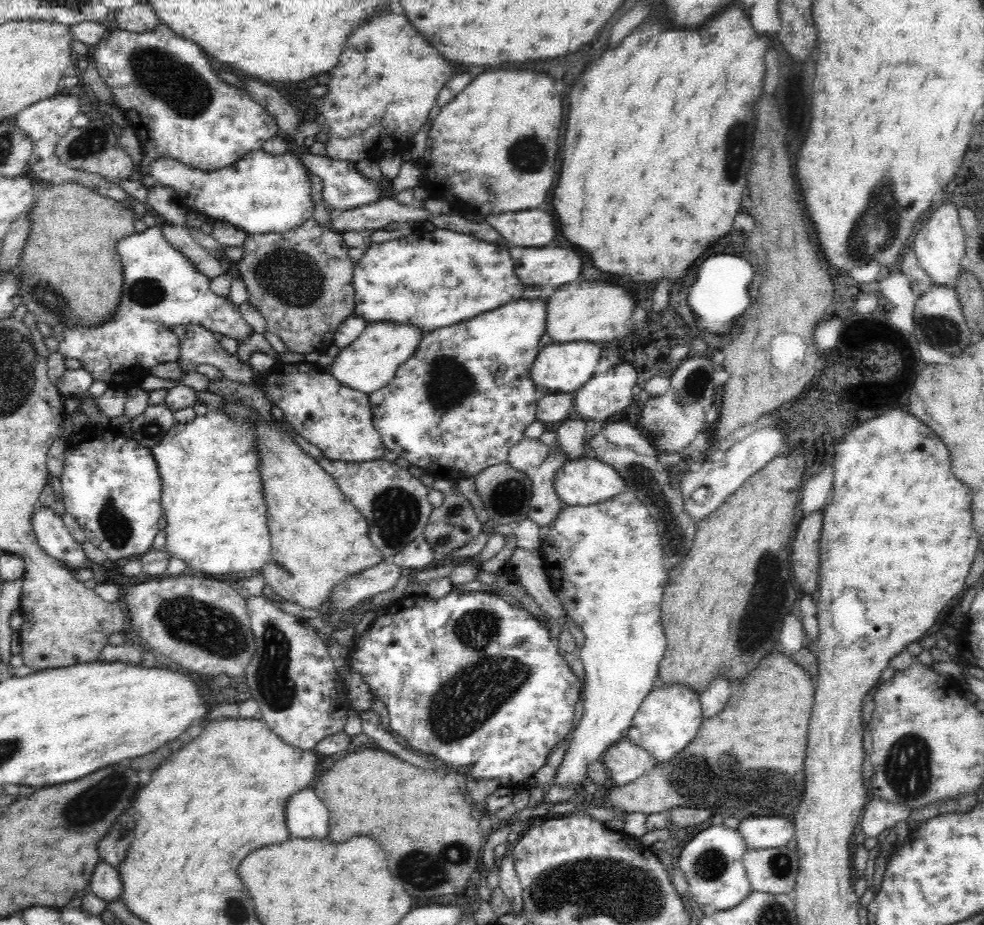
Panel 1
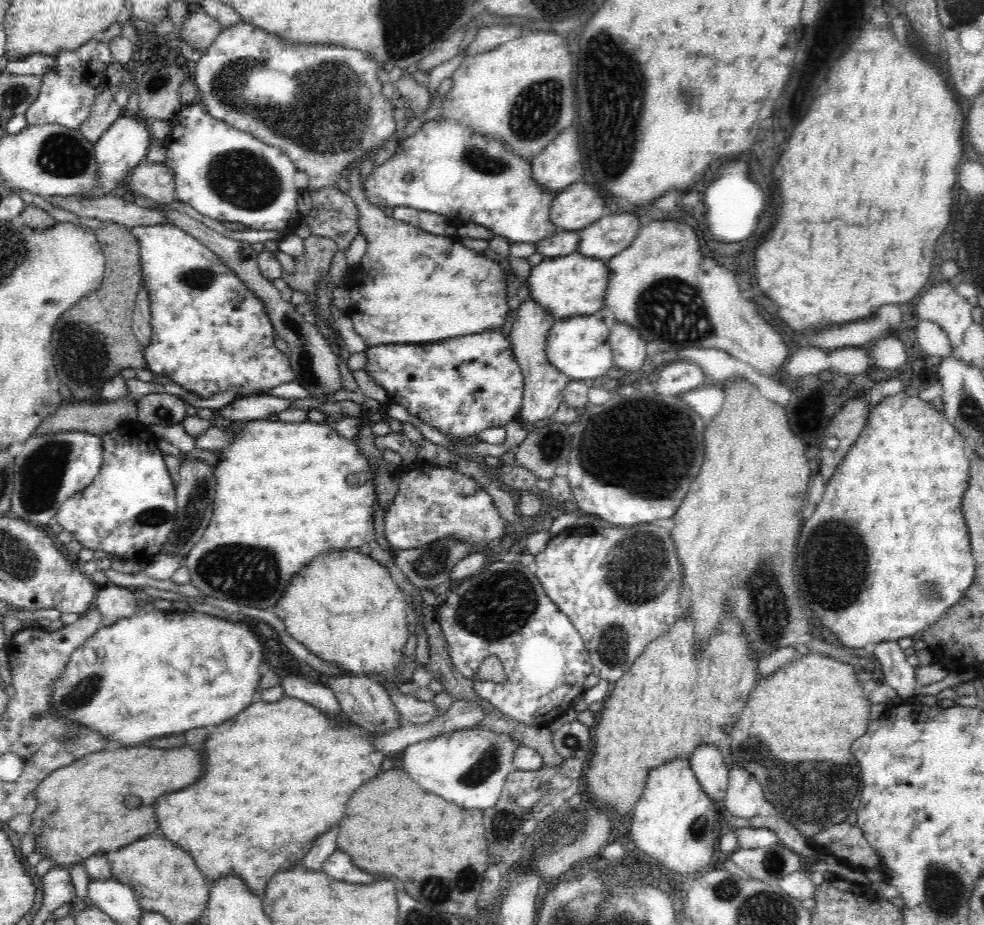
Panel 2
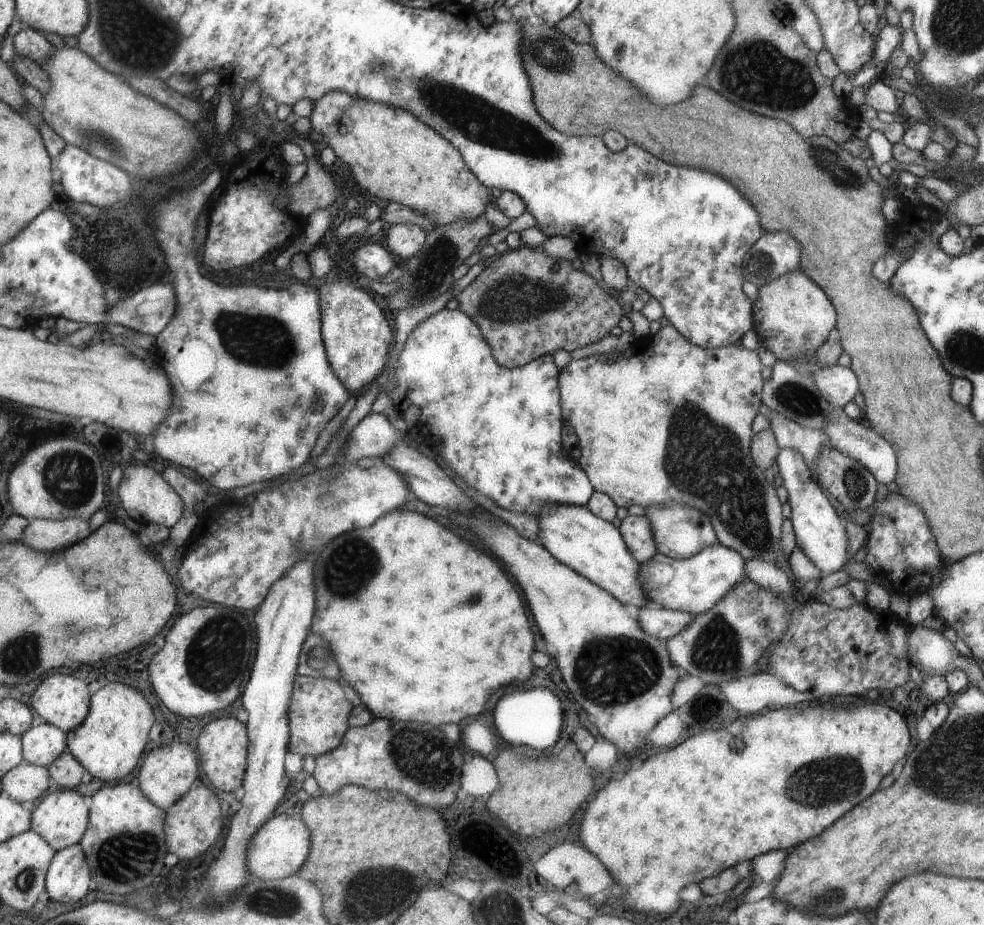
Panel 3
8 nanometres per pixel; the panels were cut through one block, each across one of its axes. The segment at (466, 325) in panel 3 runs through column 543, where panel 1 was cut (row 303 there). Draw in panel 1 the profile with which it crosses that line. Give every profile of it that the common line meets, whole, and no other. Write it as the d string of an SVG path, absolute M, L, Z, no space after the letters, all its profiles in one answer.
M435 229L430 232L422 232L420 236L418 236L418 232L416 234L412 232L408 238L404 237L404 240L392 240L392 242L389 241L386 244L380 244L380 246L376 246L376 244L368 246L366 256L360 262L356 263L353 268L353 288L355 296L354 313L362 320L366 322L398 322L399 324L414 326L428 334L443 327L455 326L456 324L467 322L472 318L476 318L479 314L490 312L498 307L521 300L526 287L516 275L514 260L507 248L494 243L484 242L482 239L477 239L473 234L448 229Z

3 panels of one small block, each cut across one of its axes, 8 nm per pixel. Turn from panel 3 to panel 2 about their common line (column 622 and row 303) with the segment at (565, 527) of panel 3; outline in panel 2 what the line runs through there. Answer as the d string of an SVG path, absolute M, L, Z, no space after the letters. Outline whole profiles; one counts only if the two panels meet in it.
M577 250L566 256L544 259L532 267L531 274L526 280L530 298L543 306L556 320L561 317L595 314L606 301L607 282L610 282L608 262L588 258Z

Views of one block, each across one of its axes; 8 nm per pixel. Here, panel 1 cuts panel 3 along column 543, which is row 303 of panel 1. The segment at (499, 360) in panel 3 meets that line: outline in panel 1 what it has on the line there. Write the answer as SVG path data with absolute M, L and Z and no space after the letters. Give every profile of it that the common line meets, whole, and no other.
M314 219L306 220L302 226L282 234L250 234L243 242L242 258L235 264L232 272L232 287L227 298L236 305L250 302L256 305L268 324L270 334L276 335L287 348L306 356L310 352L325 354L334 345L338 326L355 310L353 288L353 268L348 250L350 249L342 235L333 233L318 225Z

